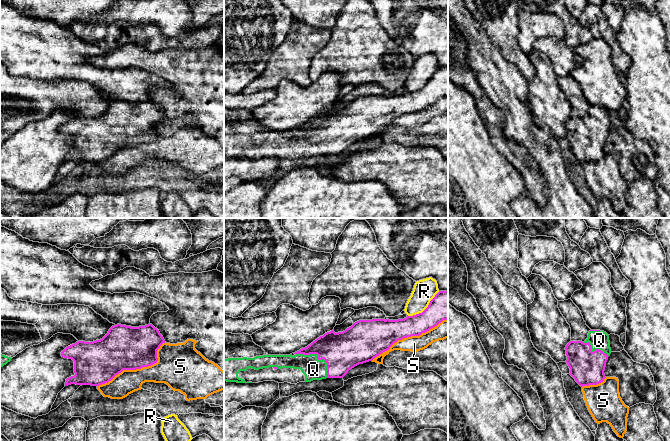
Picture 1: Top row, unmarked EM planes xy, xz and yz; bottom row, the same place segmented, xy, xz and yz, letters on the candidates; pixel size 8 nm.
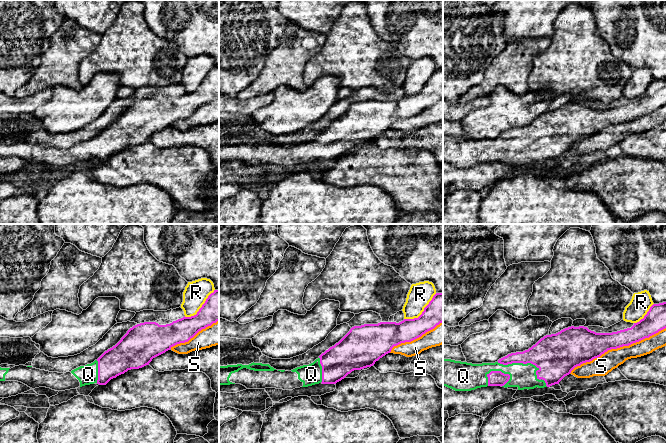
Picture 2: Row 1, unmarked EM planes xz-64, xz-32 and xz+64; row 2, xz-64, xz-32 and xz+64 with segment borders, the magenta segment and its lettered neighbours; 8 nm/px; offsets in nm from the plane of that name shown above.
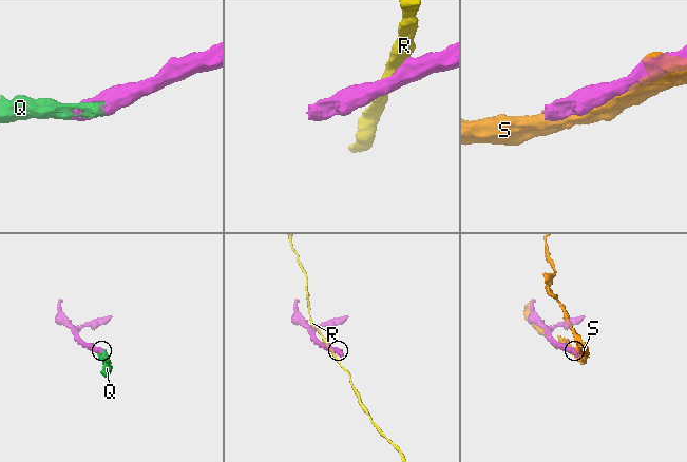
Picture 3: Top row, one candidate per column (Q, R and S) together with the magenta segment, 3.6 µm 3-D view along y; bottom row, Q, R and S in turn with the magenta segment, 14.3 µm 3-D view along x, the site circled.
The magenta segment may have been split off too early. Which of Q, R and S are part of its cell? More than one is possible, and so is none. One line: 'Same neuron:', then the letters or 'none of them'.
Same neuron: Q

